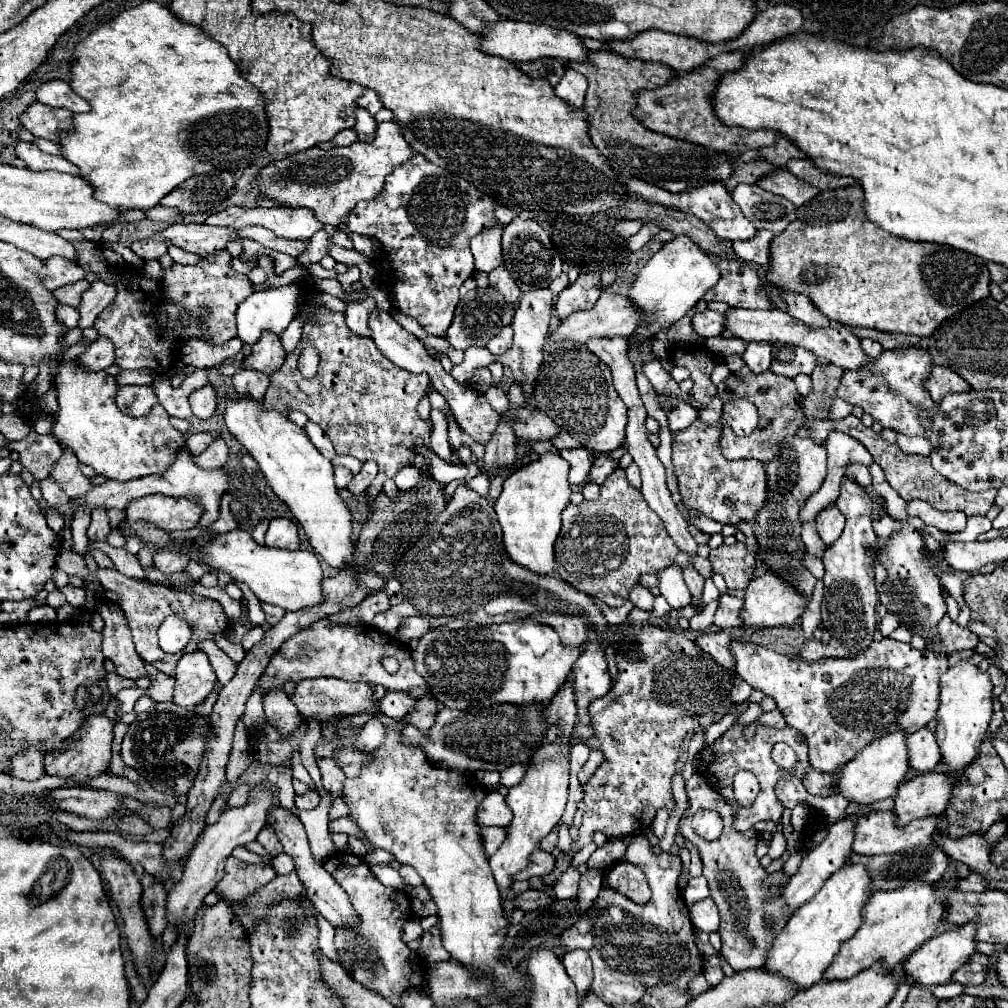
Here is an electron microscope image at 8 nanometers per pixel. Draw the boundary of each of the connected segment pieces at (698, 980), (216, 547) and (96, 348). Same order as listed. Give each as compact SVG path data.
M700 974L700 976L696 976L694 980L690 980L690 994L692 996L698 996L698 994L704 994L704 992L708 992L712 986L706 982L706 978L704 978L704 974Z
M234 530L216 536L208 542L208 550L202 558L214 570L222 568L232 576L232 580L242 580L250 586L258 600L280 606L284 610L302 610L310 606L318 606L324 602L322 592L322 566L314 552L308 550L278 550L268 546L258 546L248 530Z
M98 336L88 346L88 350L76 358L76 362L80 362L80 366L90 368L90 370L106 370L108 366L114 364L114 360L116 360L114 344L106 336Z

